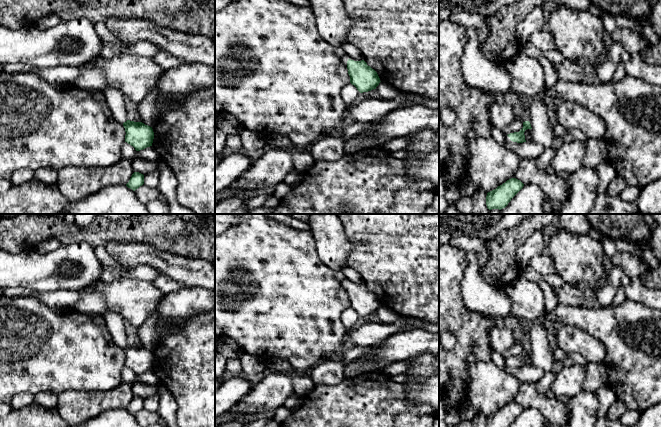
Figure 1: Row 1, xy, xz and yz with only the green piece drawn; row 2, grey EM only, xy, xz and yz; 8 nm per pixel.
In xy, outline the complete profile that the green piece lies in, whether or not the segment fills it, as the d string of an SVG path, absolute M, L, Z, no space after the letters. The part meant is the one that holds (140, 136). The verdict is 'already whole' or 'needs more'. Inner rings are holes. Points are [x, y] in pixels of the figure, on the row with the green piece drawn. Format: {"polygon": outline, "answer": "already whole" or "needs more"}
{"polygon": "M127 120L123 123L125 128L125 142L135 148L136 151L152 146L154 132L152 127L142 122Z", "answer": "already whole"}

